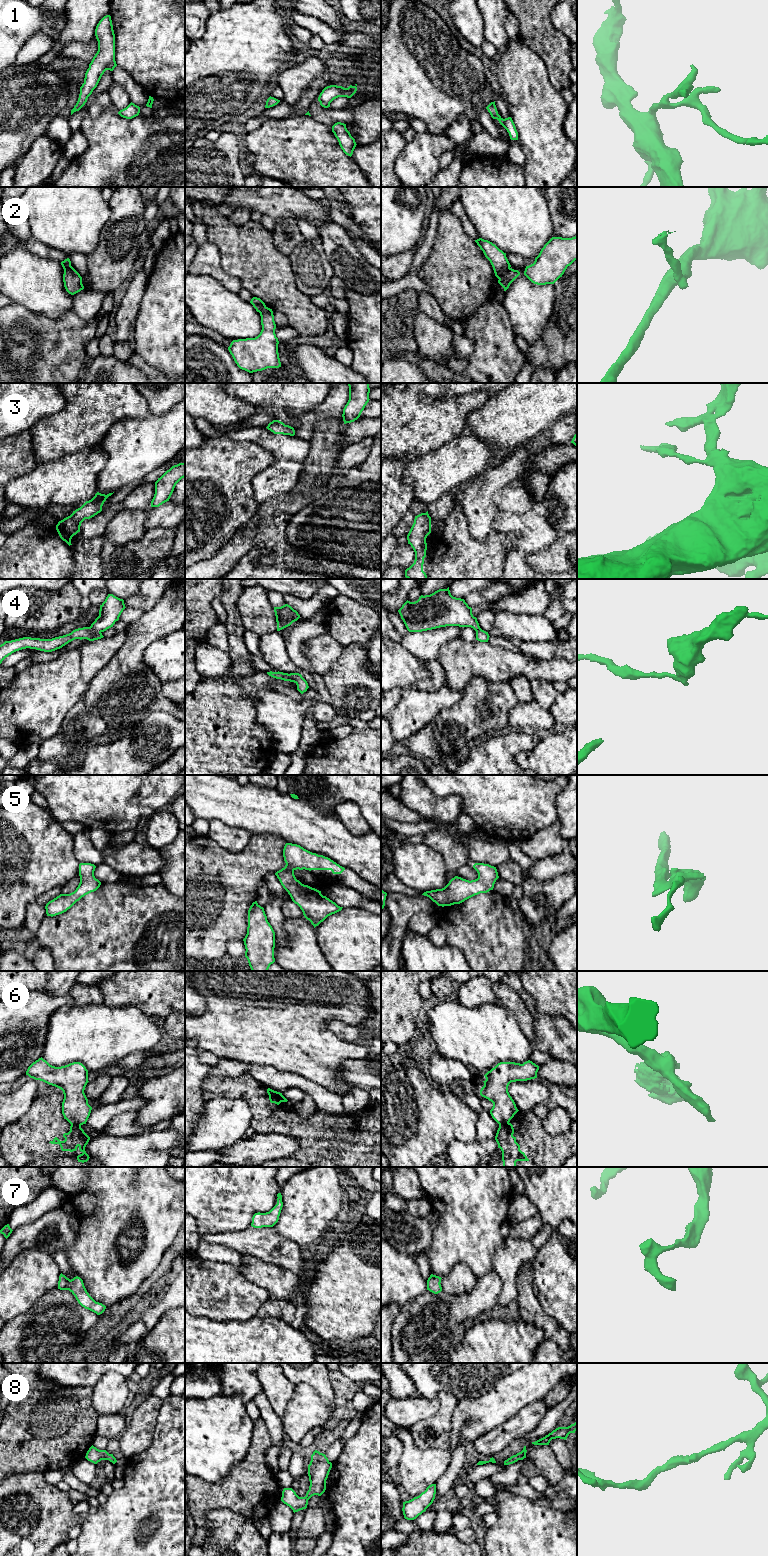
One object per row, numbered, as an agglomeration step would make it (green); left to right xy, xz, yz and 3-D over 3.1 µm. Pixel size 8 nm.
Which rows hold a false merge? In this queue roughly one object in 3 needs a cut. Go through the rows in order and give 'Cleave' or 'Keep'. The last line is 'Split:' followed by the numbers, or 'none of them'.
1: Keep
2: Cleave
3: Keep
4: Cleave
5: Keep
6: Cleave
7: Keep
8: Keep
Split: 2, 4, 6

